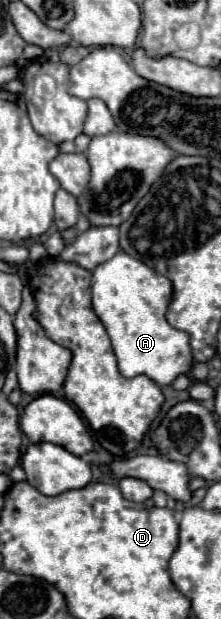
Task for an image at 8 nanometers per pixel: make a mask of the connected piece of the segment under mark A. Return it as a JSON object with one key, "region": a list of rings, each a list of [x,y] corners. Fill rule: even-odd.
{"region":[[[119,251],[109,261],[101,263],[93,271],[91,279],[93,311],[101,319],[109,333],[117,369],[125,377],[147,375],[157,385],[171,385],[177,375],[189,375],[191,371],[191,347],[189,335],[171,327],[165,319],[171,303],[171,281],[147,267],[143,261]]]}

